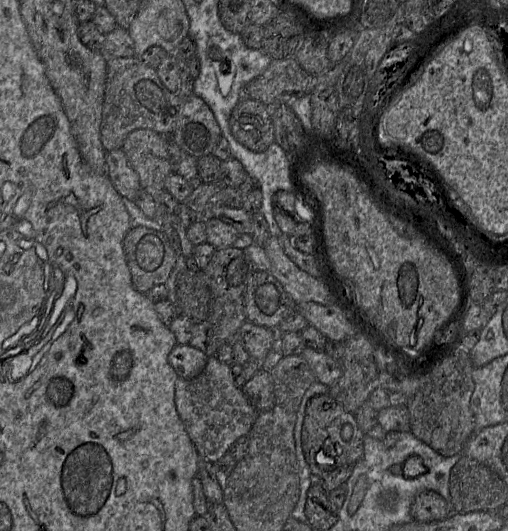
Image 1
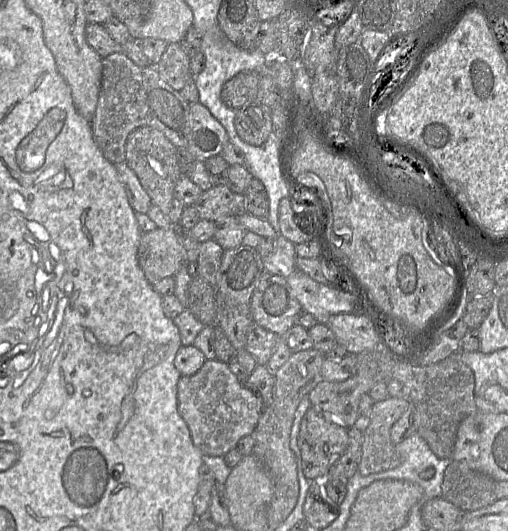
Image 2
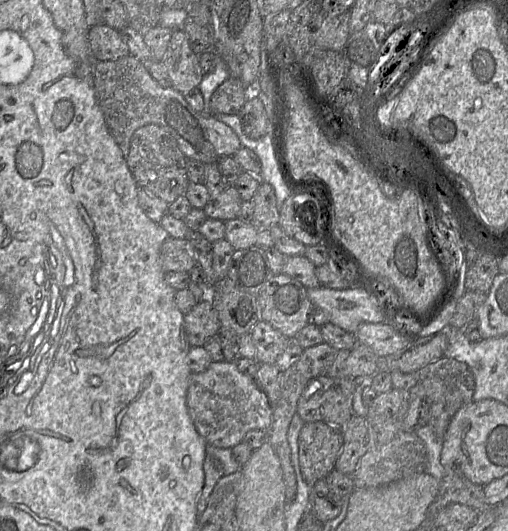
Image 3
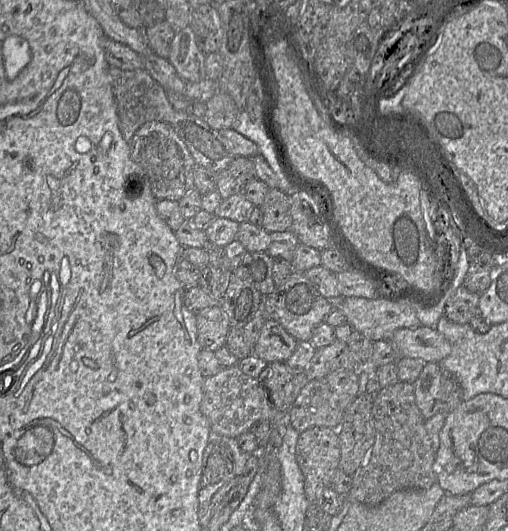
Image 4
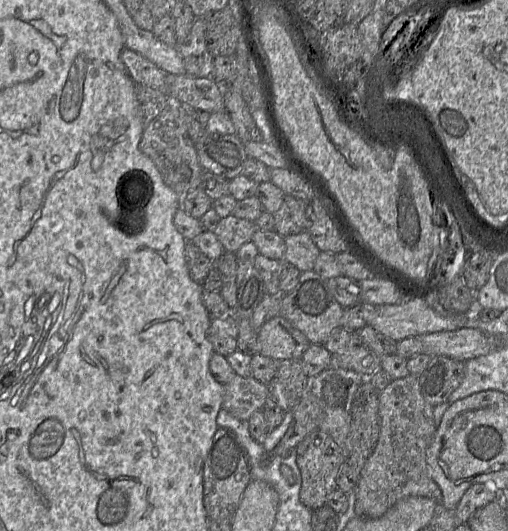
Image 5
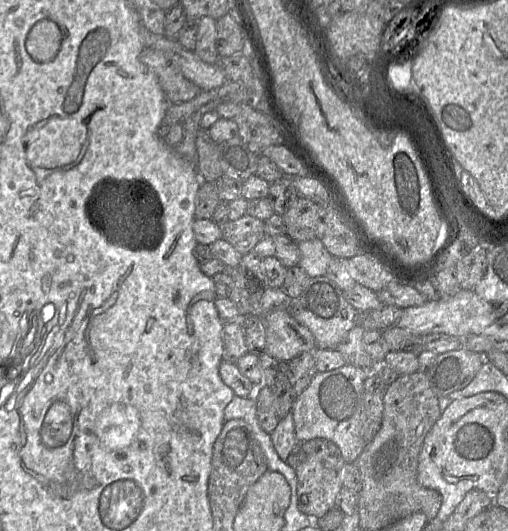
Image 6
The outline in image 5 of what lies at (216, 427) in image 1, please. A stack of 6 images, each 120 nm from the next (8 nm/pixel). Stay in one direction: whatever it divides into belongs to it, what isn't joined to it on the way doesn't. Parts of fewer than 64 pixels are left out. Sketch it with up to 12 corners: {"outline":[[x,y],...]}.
{"outline":[[235,375],[224,386],[222,408],[248,421],[263,408],[268,384]]}

